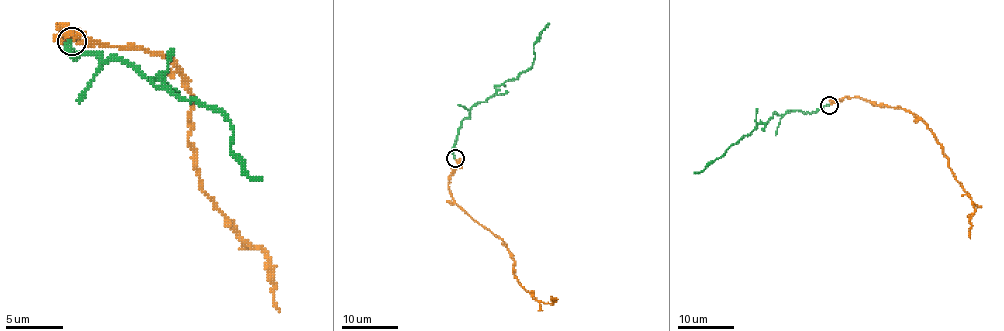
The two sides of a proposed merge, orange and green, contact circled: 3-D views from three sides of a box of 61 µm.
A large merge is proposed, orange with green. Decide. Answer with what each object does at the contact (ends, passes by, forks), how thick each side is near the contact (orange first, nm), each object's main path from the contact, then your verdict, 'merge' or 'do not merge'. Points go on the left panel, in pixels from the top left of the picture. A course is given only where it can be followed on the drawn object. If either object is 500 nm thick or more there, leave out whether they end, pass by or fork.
orange ends; green ends; calibres 200 and 200 nm; course orange (71, 40), (56, 26), (176, 66), (199, 186), (265, 254), (279, 311); course green (71, 40), (76, 57), (82, 52), (133, 63), (156, 86), (213, 106), (233, 132), (230, 152), (262, 180); do not merge

